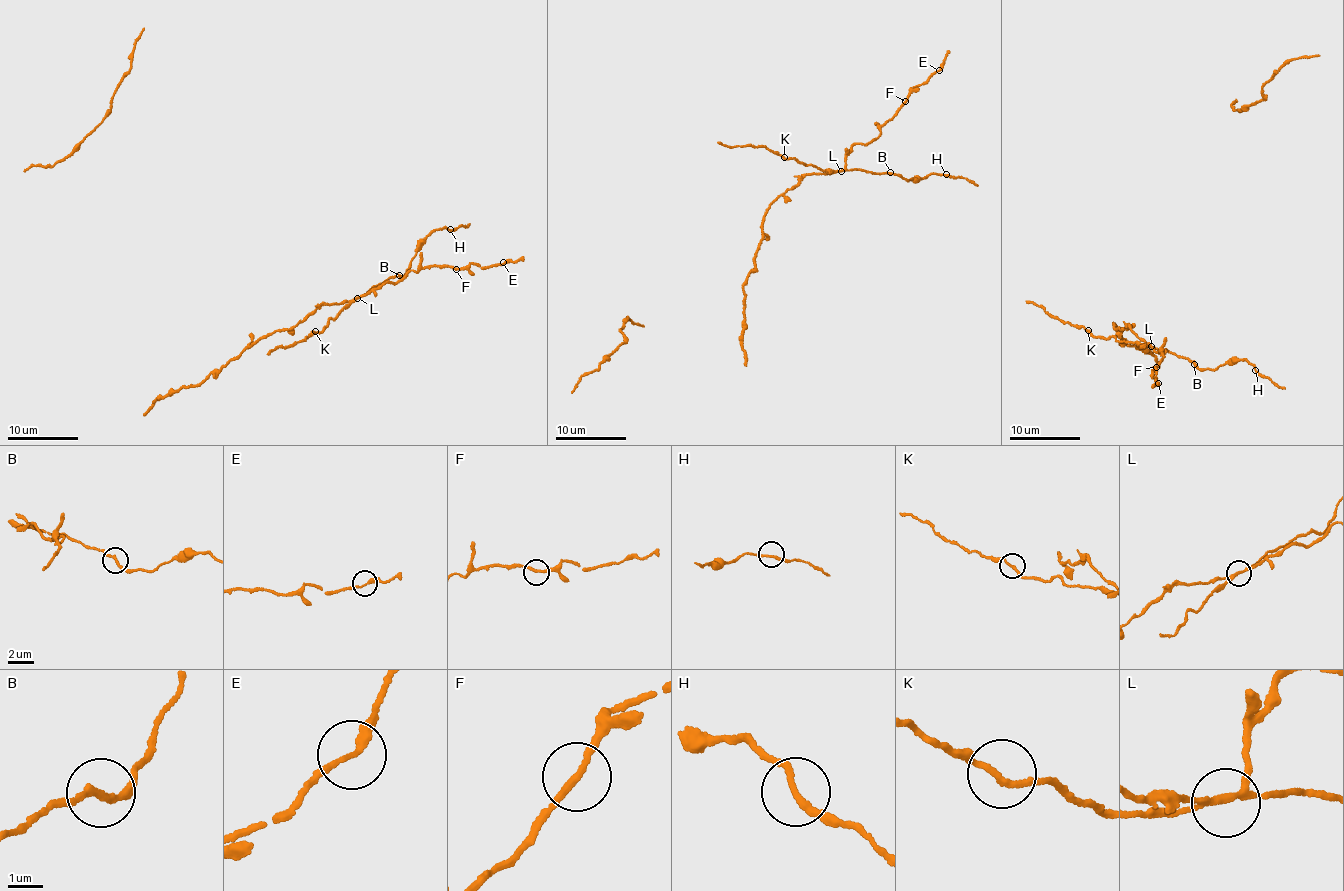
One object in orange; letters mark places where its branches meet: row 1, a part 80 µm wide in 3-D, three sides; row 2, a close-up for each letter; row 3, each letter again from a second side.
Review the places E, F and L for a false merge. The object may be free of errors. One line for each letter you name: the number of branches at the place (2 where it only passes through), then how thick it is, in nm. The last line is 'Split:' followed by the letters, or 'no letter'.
L: Branches: 4. Thickness 150 nm
Split: L

